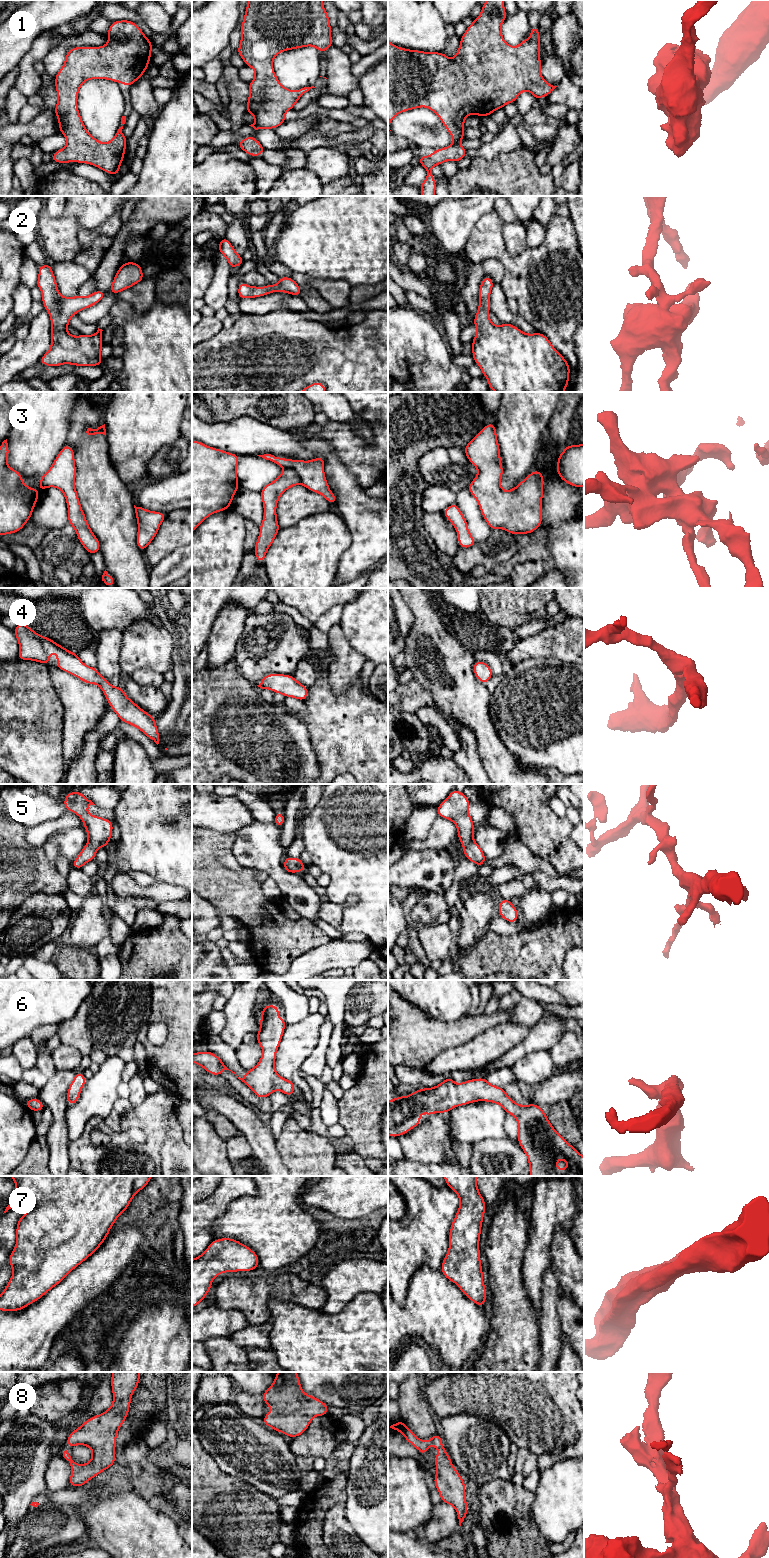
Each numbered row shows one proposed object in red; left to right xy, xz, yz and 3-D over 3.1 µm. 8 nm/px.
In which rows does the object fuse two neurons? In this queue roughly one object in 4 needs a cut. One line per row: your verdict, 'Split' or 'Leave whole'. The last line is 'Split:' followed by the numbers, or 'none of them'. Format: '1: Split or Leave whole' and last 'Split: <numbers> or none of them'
1: Leave whole
2: Leave whole
3: Leave whole
4: Leave whole
5: Leave whole
6: Leave whole
7: Leave whole
8: Leave whole
Split: none of them

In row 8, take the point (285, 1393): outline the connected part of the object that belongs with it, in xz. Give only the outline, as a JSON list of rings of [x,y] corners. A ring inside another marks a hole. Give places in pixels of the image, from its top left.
[[[278,1372],[262,1399],[273,1409],[262,1419],[265,1426],[295,1438],[303,1434],[314,1416],[328,1414],[328,1405],[302,1391],[296,1372]]]

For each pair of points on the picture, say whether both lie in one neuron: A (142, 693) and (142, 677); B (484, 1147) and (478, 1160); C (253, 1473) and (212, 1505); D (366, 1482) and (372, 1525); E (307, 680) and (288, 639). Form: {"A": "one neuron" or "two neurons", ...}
{"A": "two neurons", "B": "one neuron", "C": "two neurons", "D": "one neuron", "E": "two neurons"}

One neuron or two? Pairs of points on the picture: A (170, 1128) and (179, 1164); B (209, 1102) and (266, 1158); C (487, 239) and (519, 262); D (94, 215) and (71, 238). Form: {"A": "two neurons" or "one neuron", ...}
{"A": "two neurons", "B": "one neuron", "C": "one neuron", "D": "one neuron"}

